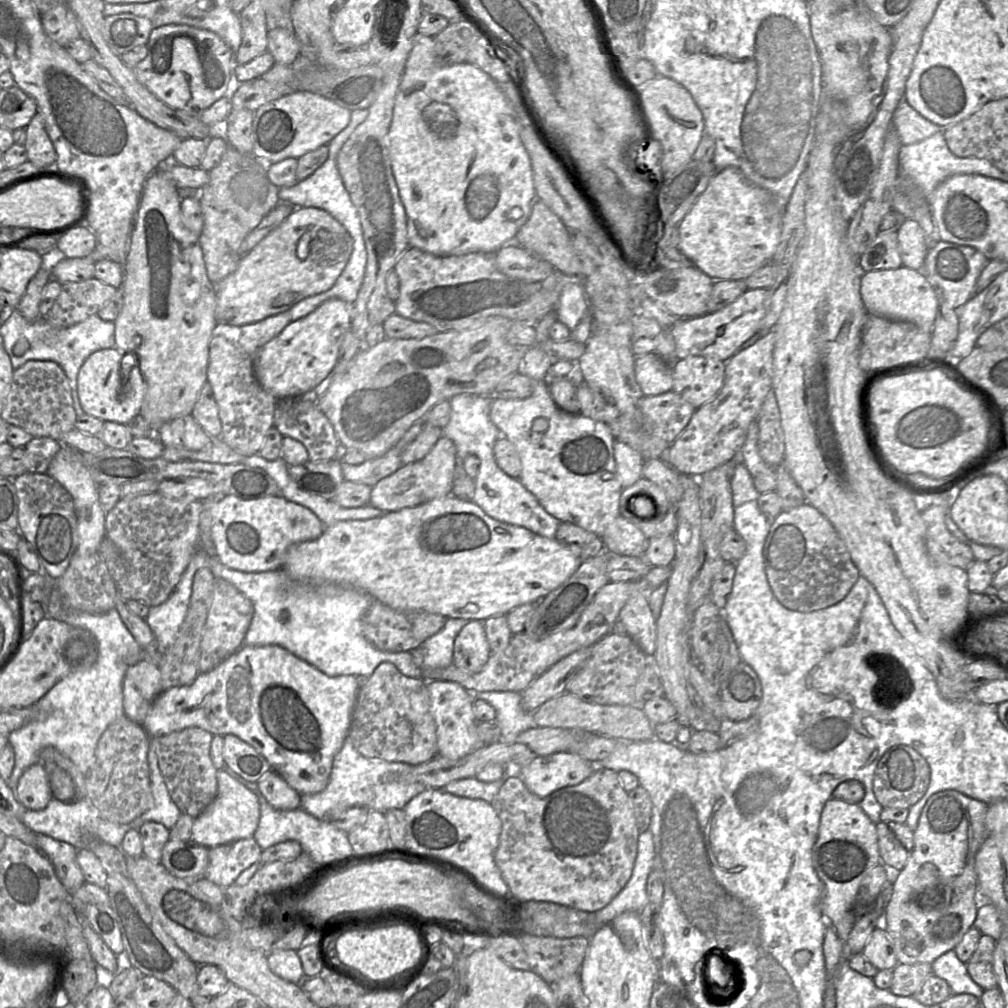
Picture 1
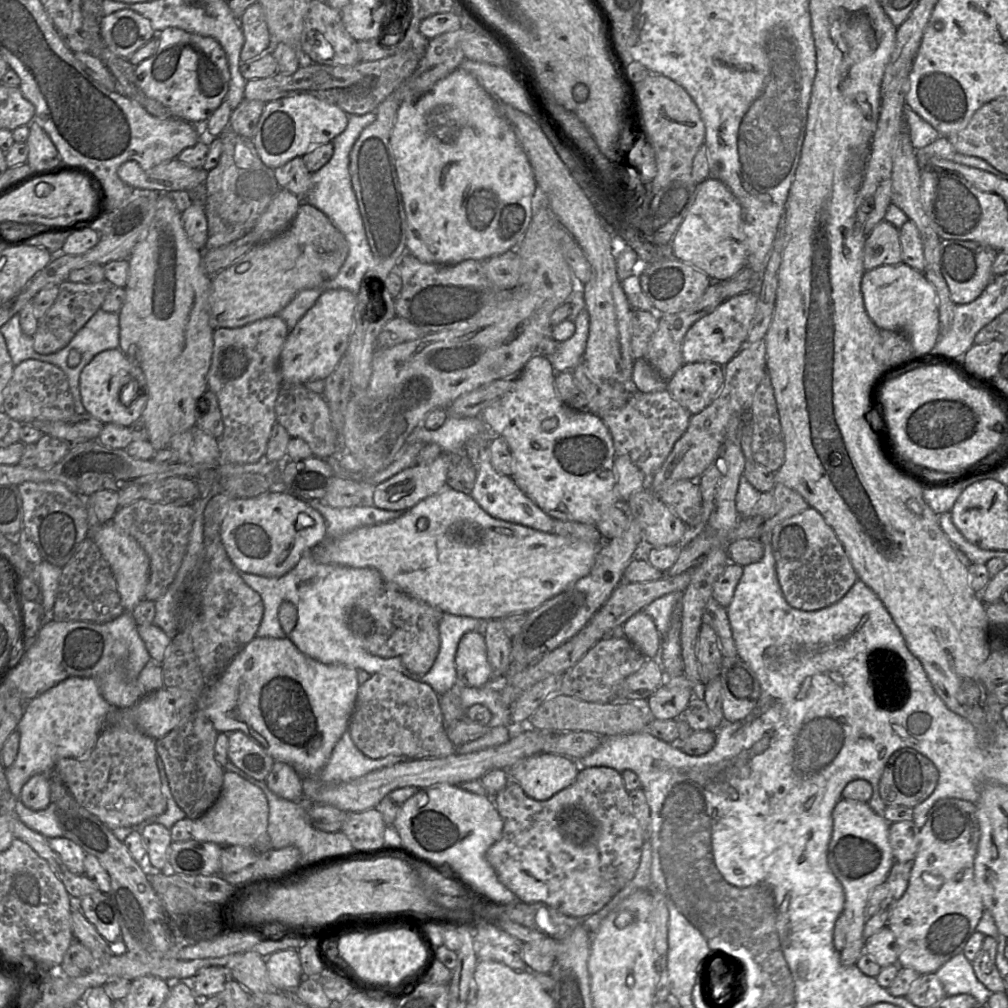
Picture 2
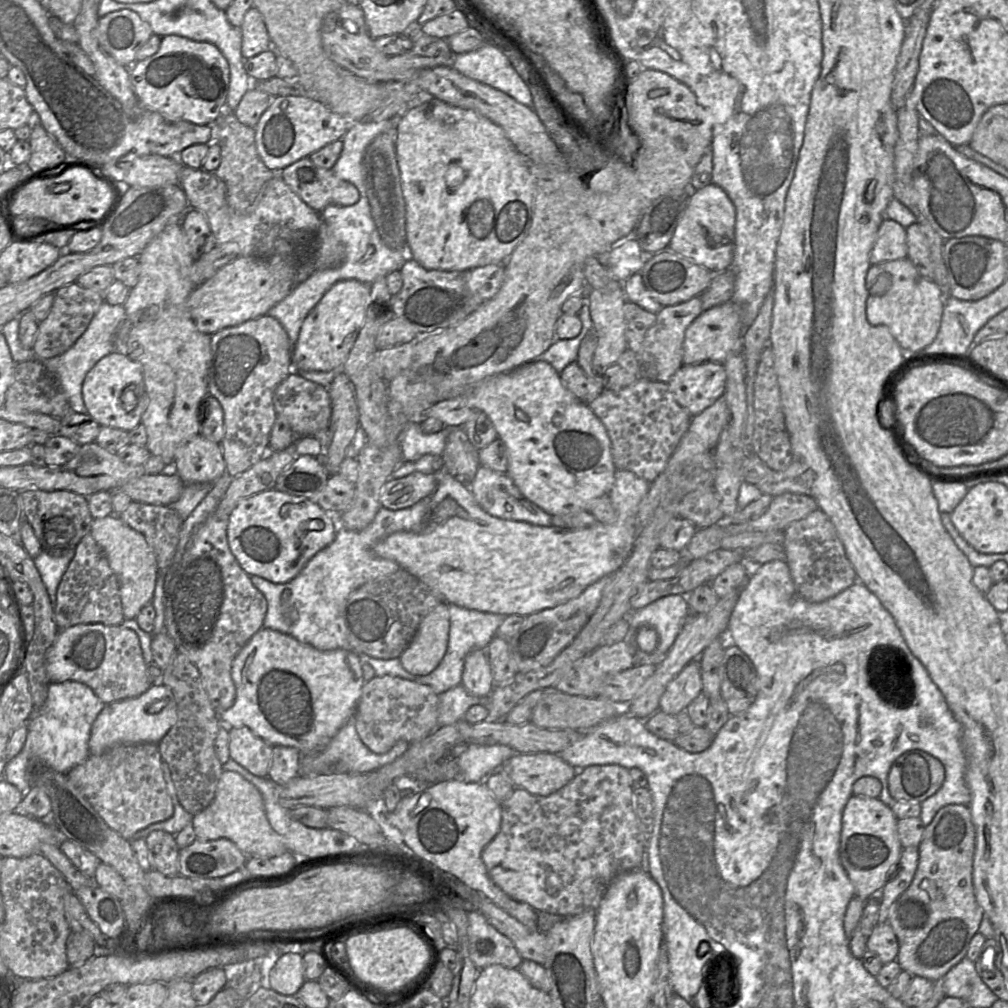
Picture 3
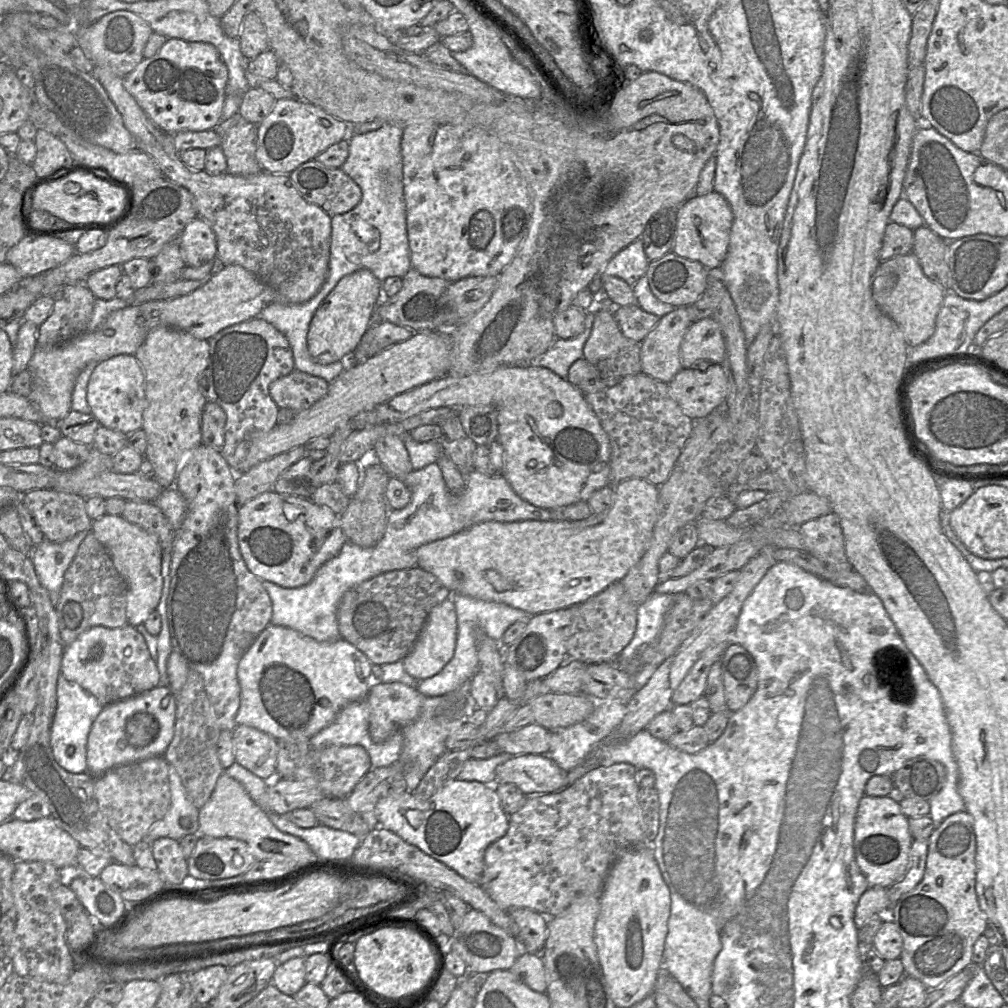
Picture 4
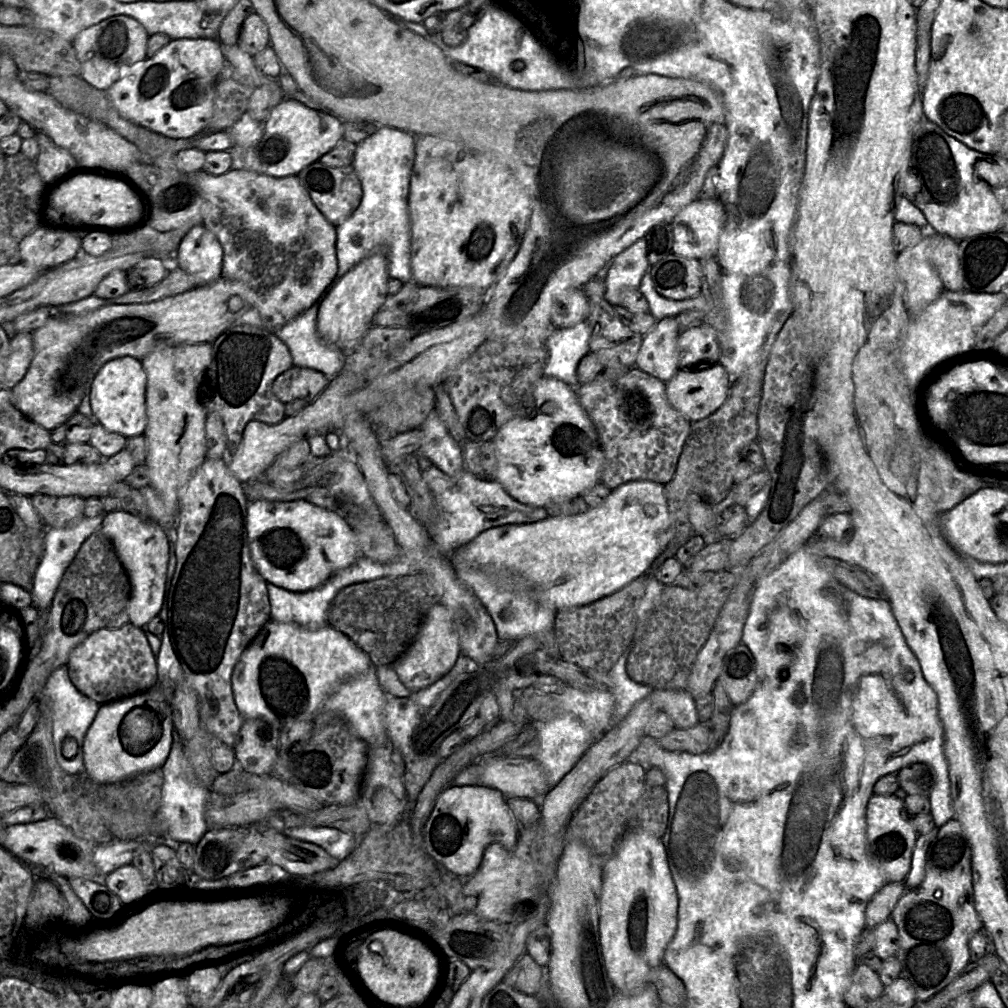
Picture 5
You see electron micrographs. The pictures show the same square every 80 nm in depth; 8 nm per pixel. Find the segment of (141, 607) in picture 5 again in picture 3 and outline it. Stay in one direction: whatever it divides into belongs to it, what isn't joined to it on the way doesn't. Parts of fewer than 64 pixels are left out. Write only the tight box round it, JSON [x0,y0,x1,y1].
[91,515,158,619]

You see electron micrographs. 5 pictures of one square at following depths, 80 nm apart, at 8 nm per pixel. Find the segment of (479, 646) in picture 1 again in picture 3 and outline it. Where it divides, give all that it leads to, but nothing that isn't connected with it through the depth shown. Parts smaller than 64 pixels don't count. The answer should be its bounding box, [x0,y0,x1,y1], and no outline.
[461,649,495,698]

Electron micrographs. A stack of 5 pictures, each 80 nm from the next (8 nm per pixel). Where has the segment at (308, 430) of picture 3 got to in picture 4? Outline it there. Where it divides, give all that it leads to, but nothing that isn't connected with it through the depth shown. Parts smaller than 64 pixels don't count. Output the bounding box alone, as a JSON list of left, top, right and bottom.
[269,369,328,412]

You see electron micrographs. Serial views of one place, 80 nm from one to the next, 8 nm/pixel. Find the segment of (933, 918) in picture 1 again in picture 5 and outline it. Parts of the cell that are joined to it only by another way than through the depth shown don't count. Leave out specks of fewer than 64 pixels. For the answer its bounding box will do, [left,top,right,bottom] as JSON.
[890,817,983,1002]

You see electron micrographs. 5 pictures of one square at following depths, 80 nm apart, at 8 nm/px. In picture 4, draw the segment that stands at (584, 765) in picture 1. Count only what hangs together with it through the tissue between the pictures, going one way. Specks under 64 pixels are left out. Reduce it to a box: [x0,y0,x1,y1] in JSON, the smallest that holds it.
[496,754,567,796]

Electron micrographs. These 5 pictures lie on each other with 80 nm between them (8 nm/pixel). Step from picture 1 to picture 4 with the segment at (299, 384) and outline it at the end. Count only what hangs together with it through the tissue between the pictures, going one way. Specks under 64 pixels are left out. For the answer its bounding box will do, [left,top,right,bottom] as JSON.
[307,269,382,364]

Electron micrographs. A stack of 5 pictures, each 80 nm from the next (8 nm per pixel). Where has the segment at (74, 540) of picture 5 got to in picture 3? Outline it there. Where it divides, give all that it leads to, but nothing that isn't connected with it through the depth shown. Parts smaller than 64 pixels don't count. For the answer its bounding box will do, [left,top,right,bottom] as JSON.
[34,549,76,608]

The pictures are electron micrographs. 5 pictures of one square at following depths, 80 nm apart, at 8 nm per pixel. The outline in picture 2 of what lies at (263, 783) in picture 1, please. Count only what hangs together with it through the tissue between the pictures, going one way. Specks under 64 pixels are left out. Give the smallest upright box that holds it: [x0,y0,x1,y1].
[265,761,303,801]

